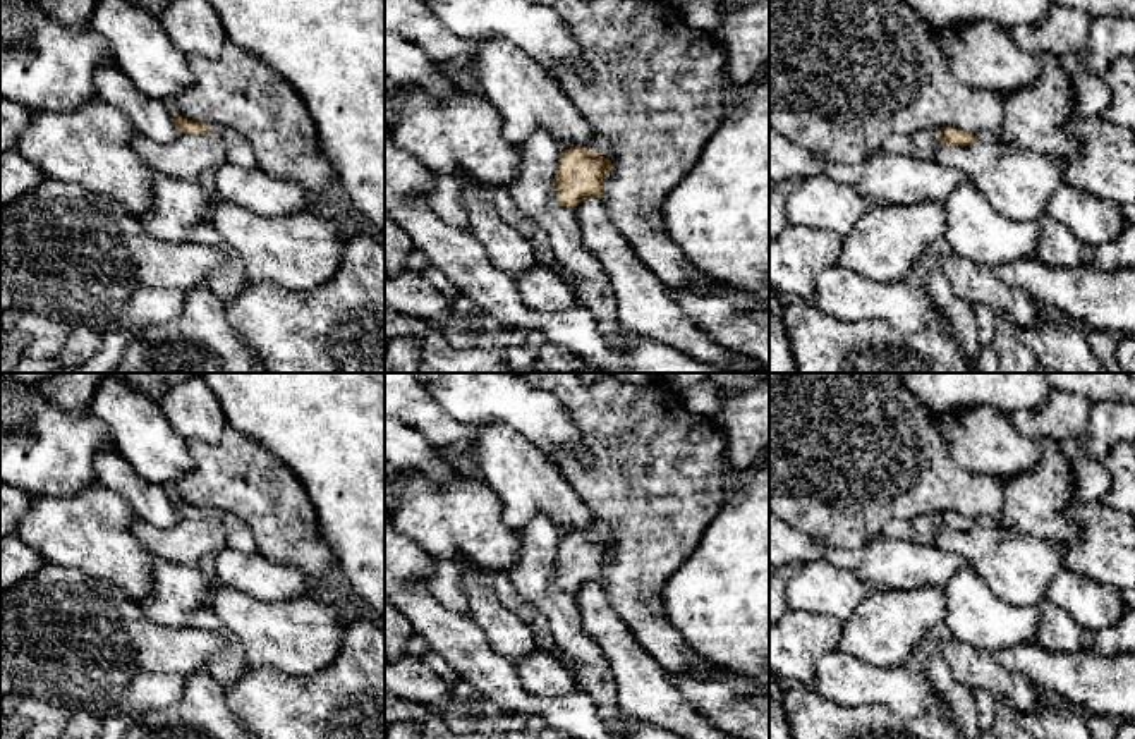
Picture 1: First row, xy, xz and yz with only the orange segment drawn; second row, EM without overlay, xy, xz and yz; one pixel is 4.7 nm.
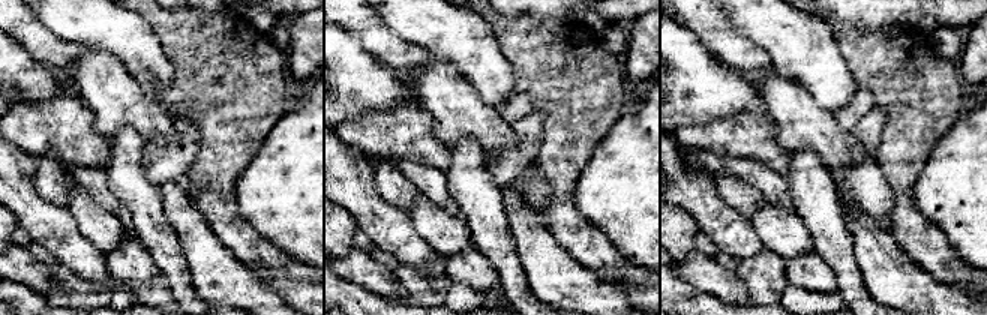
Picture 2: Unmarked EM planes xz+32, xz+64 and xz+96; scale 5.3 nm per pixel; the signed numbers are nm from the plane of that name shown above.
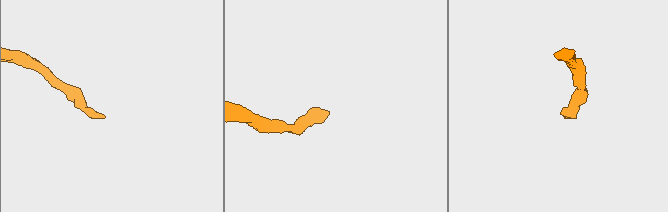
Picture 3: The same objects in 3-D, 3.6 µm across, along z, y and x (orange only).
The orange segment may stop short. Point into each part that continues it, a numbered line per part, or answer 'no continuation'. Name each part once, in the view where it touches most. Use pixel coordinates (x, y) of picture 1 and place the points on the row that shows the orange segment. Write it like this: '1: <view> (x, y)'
1: yz (924, 141)

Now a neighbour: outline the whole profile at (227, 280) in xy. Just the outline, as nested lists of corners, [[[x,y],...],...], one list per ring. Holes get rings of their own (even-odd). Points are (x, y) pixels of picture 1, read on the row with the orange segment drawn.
[[[201,220],[196,223],[189,232],[189,241],[211,246],[227,256],[227,263],[211,272],[208,278],[208,287],[223,302],[228,302],[235,294],[249,285],[242,260],[237,256],[237,251],[215,230],[211,222]]]

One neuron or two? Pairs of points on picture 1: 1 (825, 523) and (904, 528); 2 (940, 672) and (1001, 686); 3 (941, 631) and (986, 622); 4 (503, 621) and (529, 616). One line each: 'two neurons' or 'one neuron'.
1: two neurons
2: two neurons
3: two neurons
4: two neurons

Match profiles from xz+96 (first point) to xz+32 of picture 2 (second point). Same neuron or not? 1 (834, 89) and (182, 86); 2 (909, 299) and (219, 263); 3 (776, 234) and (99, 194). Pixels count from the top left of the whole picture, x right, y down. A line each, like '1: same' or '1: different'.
1: different
2: same
3: different

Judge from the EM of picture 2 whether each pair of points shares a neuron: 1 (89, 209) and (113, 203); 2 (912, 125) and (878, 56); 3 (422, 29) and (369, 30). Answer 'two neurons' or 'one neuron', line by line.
1: two neurons
2: one neuron
3: two neurons

